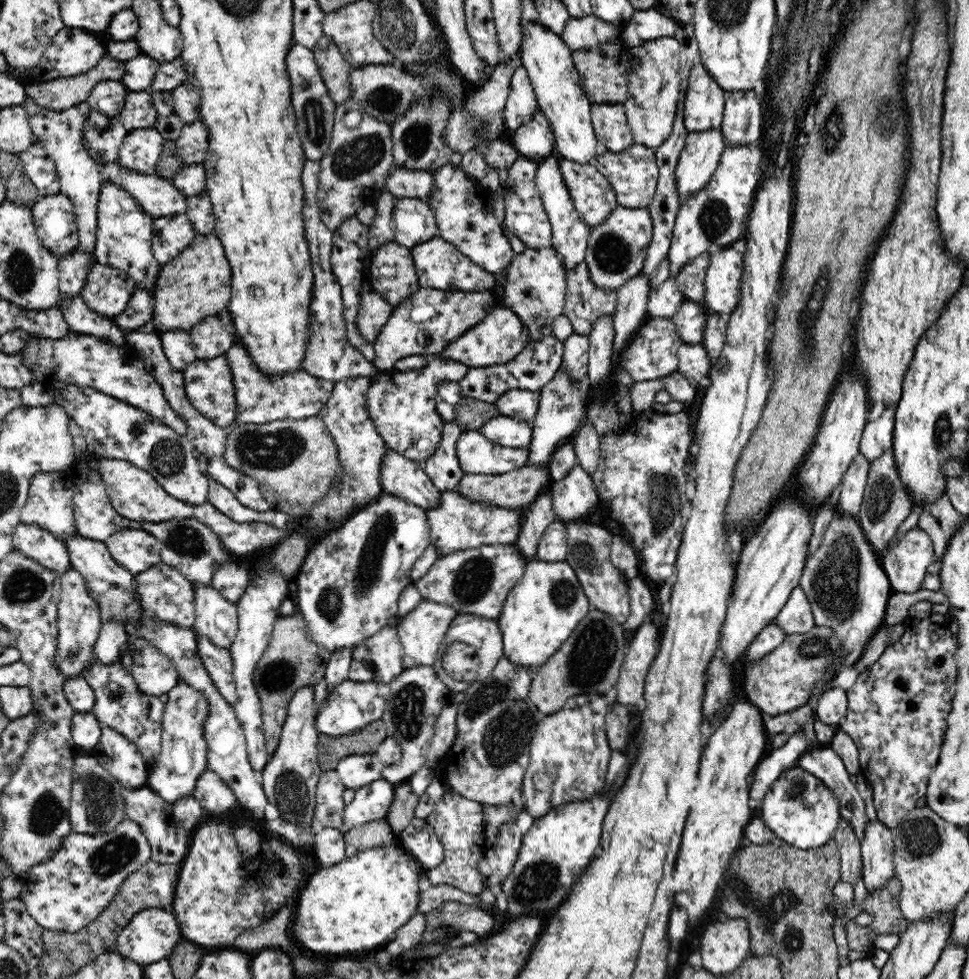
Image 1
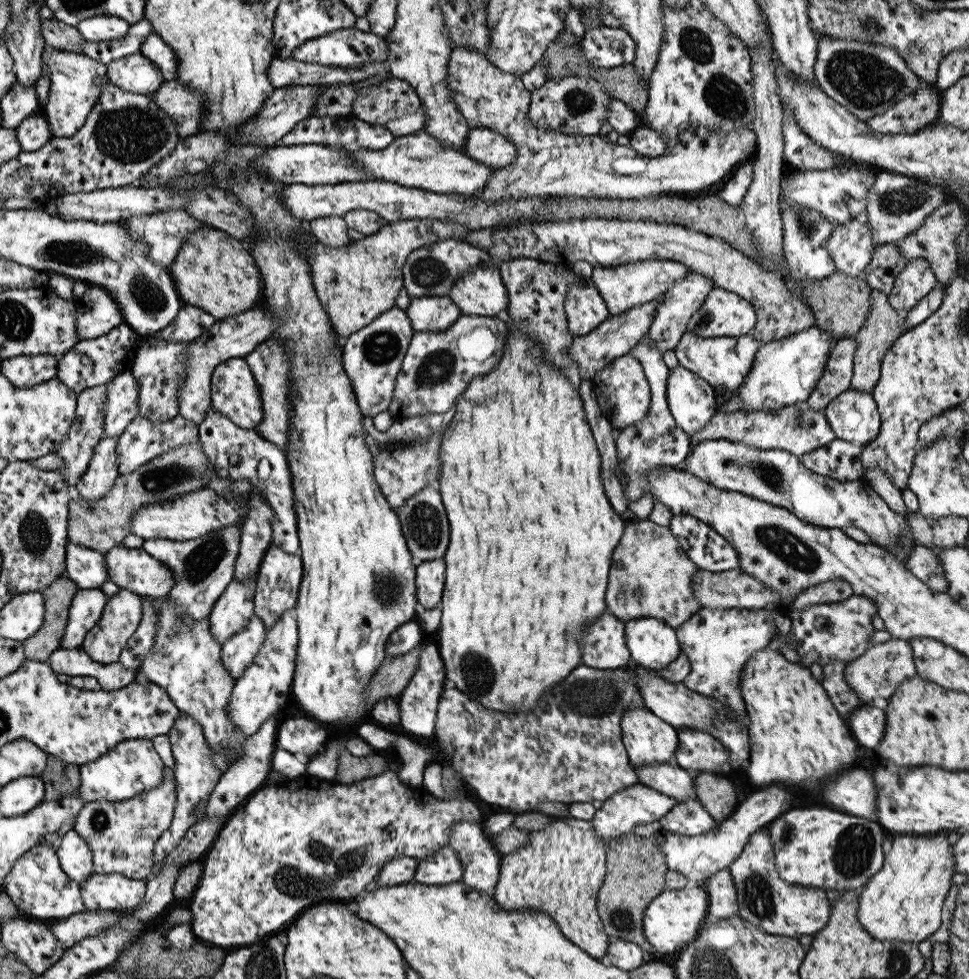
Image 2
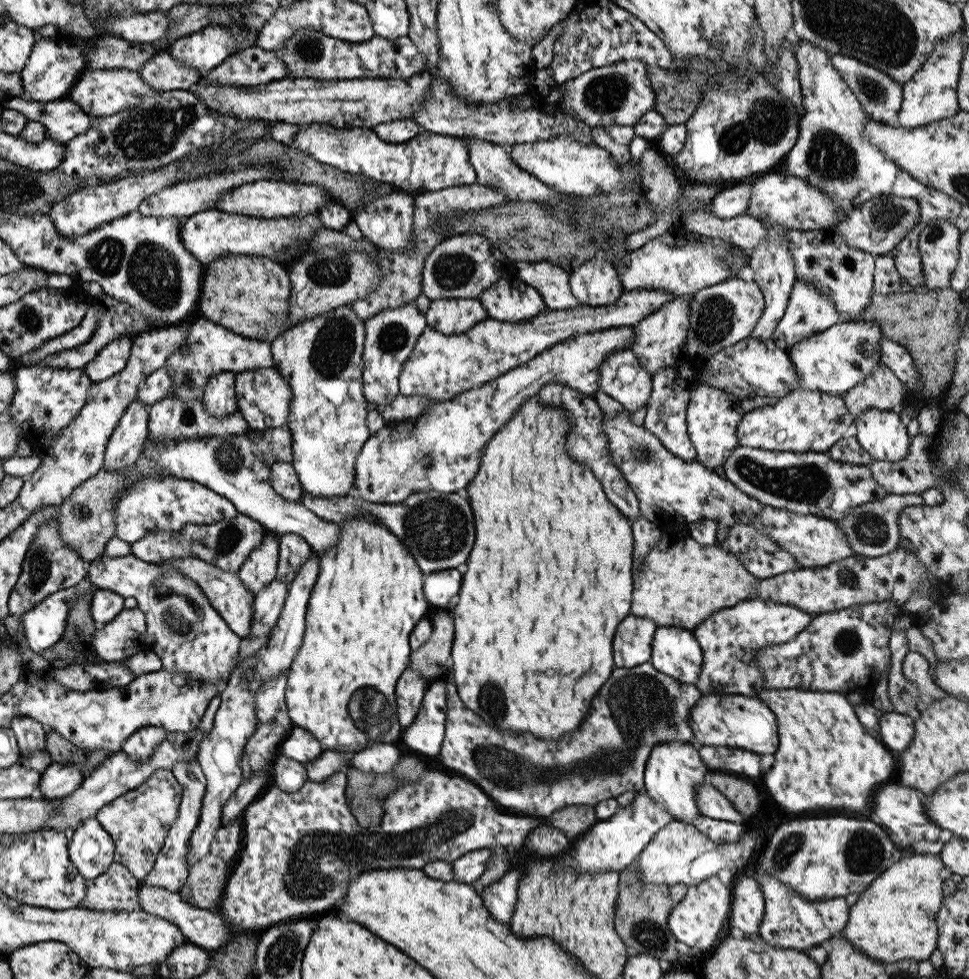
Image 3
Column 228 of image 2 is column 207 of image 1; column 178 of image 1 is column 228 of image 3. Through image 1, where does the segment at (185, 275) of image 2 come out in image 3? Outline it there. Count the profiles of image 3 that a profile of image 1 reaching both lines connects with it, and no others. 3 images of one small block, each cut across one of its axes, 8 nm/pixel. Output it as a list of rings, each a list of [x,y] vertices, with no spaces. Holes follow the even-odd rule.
[[[220,256],[206,265],[197,310],[203,318],[249,339],[272,342],[289,330],[290,284],[288,265],[266,256]]]

